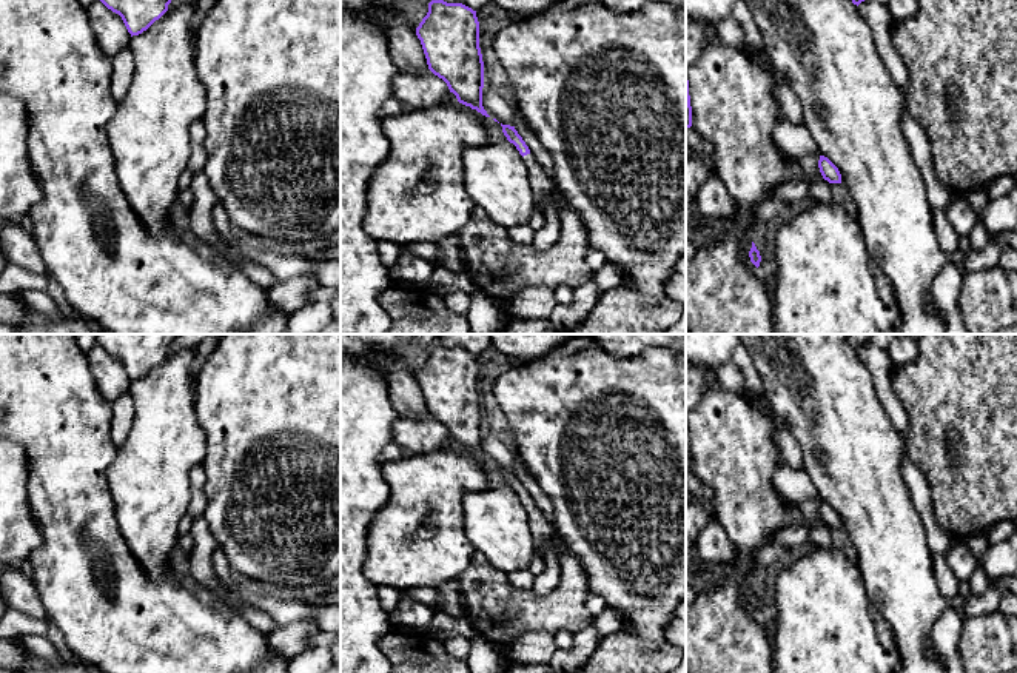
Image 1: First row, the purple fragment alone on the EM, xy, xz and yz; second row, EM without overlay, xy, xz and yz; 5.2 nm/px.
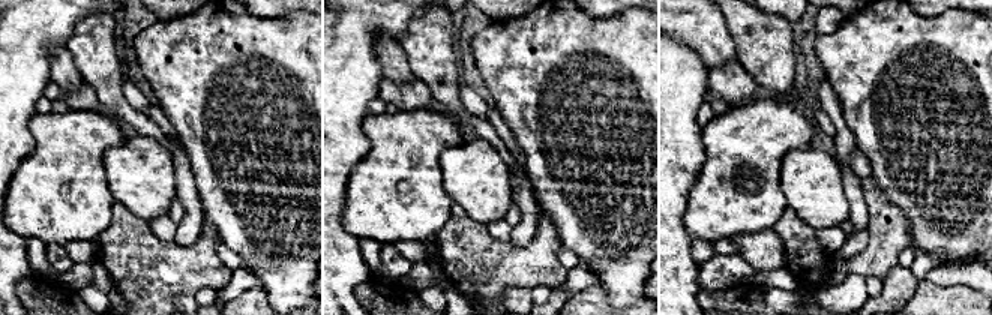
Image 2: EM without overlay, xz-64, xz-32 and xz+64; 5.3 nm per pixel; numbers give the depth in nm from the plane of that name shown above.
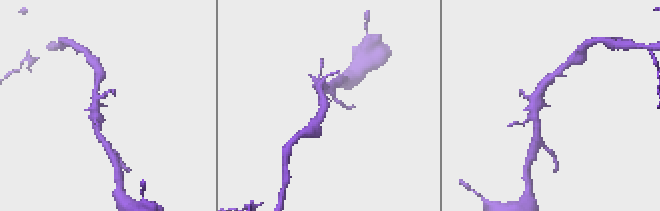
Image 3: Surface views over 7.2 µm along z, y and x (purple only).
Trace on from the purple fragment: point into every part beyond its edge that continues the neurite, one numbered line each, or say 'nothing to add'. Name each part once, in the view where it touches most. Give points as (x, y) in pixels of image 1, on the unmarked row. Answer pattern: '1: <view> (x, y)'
1: xz (541, 529)

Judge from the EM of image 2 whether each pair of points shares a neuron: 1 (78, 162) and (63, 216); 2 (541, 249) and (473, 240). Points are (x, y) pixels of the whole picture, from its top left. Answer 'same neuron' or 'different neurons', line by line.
1: same neuron
2: same neuron

